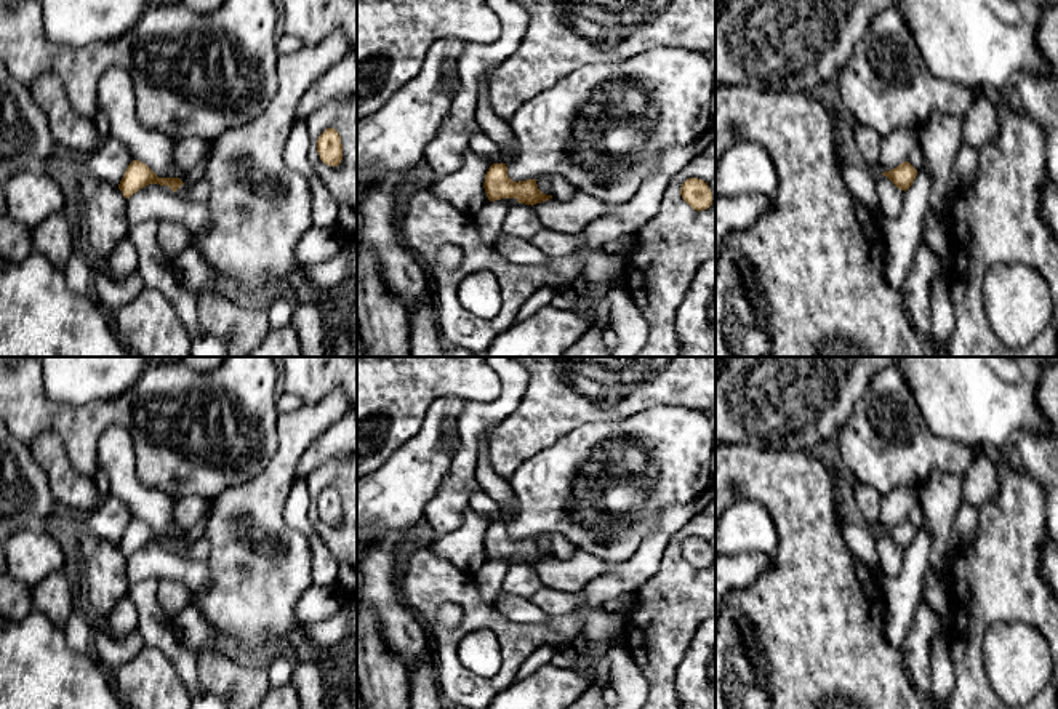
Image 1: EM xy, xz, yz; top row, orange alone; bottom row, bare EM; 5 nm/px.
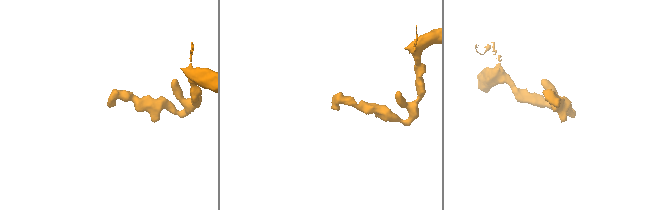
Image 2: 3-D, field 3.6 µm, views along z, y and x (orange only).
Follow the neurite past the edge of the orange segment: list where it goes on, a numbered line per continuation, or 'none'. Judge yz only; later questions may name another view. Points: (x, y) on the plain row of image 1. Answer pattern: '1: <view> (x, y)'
none

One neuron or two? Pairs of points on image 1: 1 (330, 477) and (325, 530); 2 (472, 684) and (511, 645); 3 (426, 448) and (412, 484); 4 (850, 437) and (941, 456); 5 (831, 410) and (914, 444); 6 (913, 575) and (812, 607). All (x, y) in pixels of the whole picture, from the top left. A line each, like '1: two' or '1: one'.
1: one
2: one
3: one
4: one
5: two
6: two

